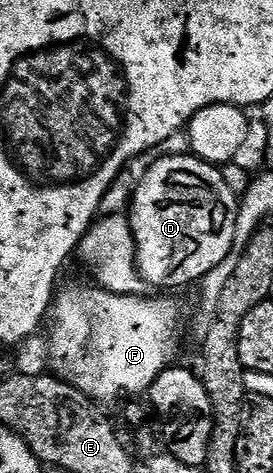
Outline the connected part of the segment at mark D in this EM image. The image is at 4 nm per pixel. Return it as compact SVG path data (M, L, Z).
M194 154L161 157L153 163L131 195L129 205L129 219L136 246L135 262L143 279L155 290L181 288L194 280L195 283L202 281L203 276L229 254L234 244L239 203L240 197L229 190L220 169Z

